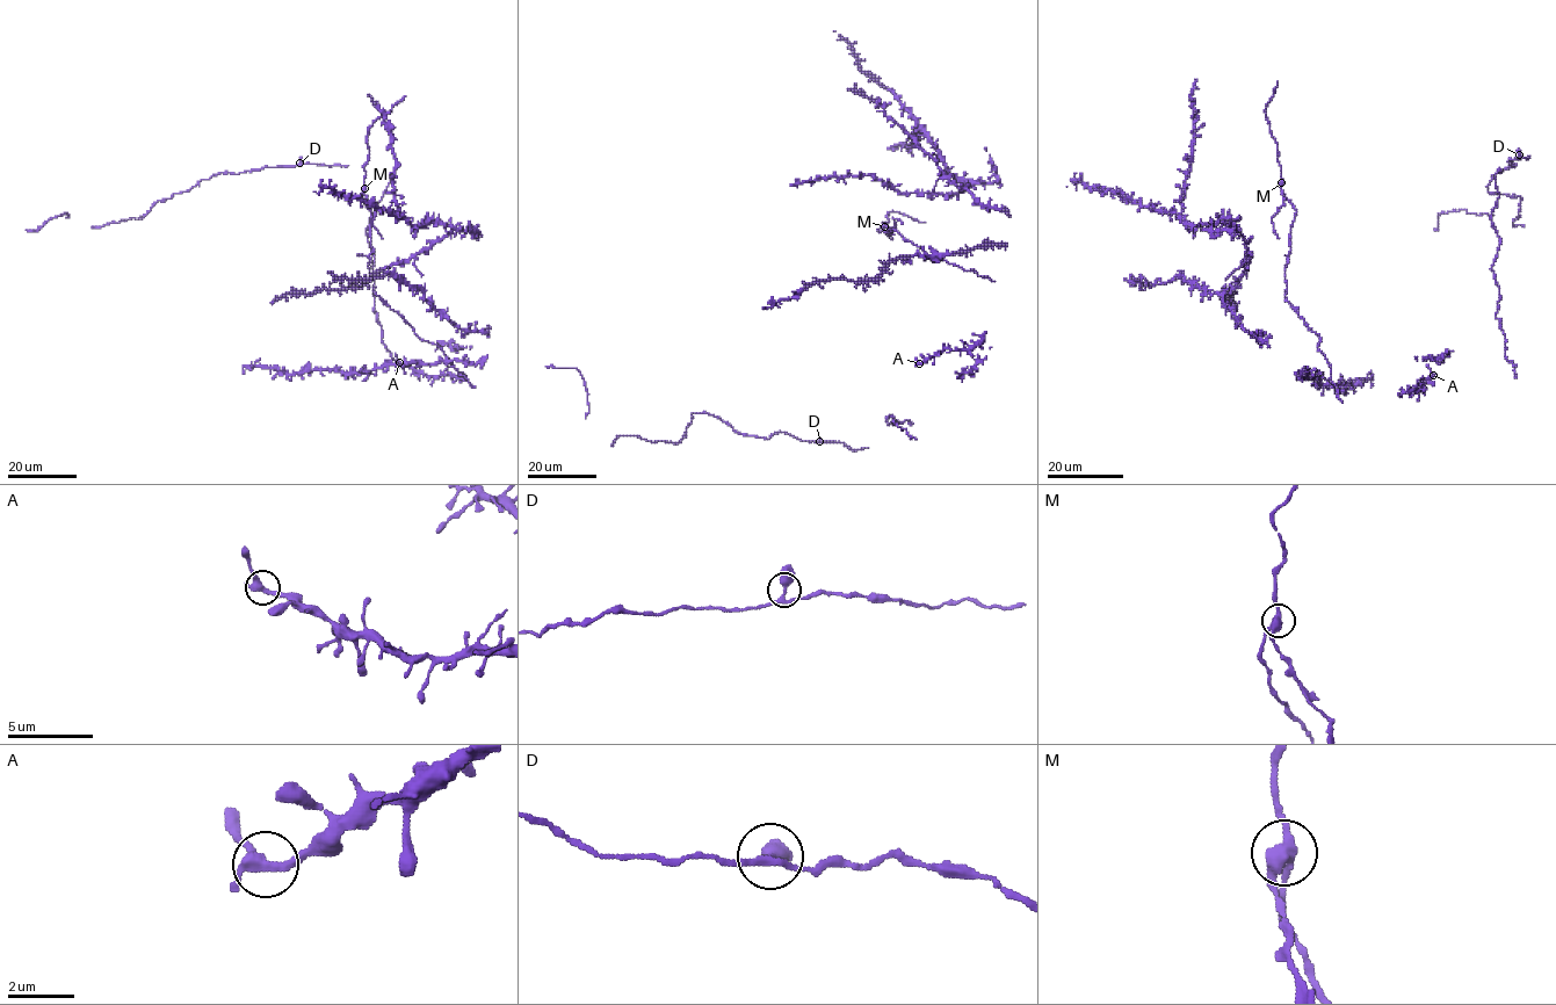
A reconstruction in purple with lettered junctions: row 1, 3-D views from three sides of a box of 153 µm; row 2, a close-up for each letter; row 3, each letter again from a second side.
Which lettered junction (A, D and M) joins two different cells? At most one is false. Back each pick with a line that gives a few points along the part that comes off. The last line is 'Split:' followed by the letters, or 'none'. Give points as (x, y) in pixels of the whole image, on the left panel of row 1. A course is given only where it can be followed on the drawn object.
M: (364, 188), (363, 193), (374, 208), (373, 225), (383, 239)
Split: M

